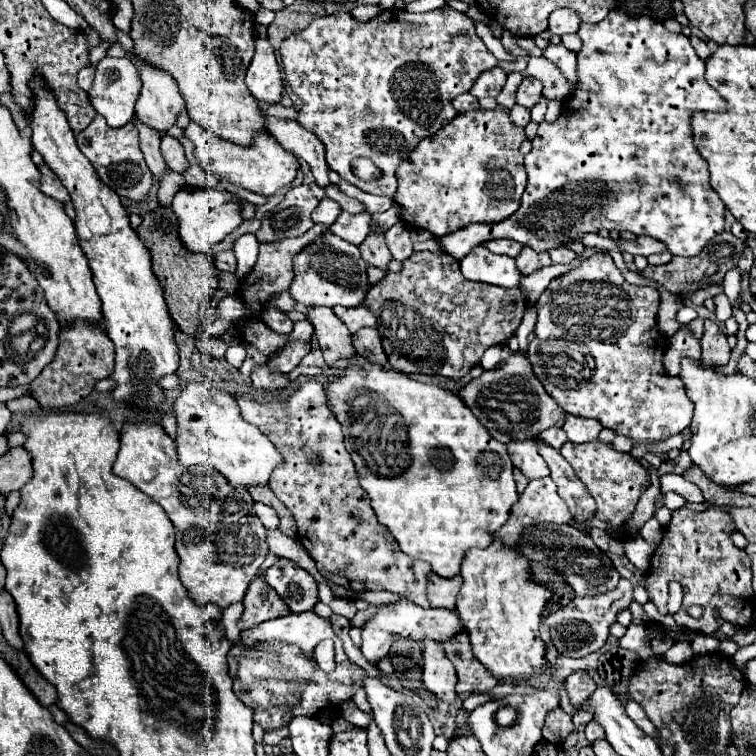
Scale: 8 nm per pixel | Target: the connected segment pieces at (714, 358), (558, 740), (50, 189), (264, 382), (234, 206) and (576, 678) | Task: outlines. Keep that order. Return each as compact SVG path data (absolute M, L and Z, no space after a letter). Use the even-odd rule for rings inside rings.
M705 320L705 330L701 338L701 348L703 348L703 362L705 364L715 364L723 366L731 358L731 348L727 344L727 336L721 332L719 324Z
M555 708L547 714L545 718L545 726L543 726L543 738L547 742L553 744L563 744L563 740L569 736L569 732L573 730L573 722L571 716L565 714L561 708Z
M39 166L41 170L41 190L47 194L47 196L53 196L55 200L67 204L71 202L71 196L69 196L69 190L61 184L61 180L57 180L57 174L49 168L49 166Z
M267 366L253 368L251 380L253 380L253 388L261 390L261 392L279 392L279 390L285 390L289 386L289 380L285 374L273 372Z
M181 188L171 204L173 212L179 220L179 236L185 242L185 246L191 252L211 252L213 244L221 242L231 230L235 230L243 218L241 218L241 202L235 194L227 190L205 190L205 188Z
M575 670L567 676L565 688L571 698L571 706L577 706L589 698L589 694L597 688L597 684L585 670Z

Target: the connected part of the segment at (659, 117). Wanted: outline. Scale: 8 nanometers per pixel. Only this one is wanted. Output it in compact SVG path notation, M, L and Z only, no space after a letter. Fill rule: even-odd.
M611 10L607 14L607 18L597 22L597 24L581 22L581 28L579 28L577 34L583 40L583 48L577 54L577 88L565 100L563 114L561 114L559 120L555 120L555 122L543 120L539 124L537 136L533 138L533 148L525 156L525 170L529 174L529 180L527 180L527 190L523 192L519 210L513 216L509 216L509 220L503 220L501 224L469 224L469 226L465 226L465 228L461 228L457 232L451 232L451 234L443 236L441 238L441 248L447 254L451 254L453 258L461 260L465 256L465 252L471 252L471 248L479 246L481 242L493 240L493 238L509 238L509 240L515 240L515 242L519 242L523 246L533 248L535 252L547 252L551 248L565 246L571 240L581 240L581 238L585 238L585 234L599 232L599 230L609 230L609 232L611 230L617 230L617 232L625 232L627 230L627 232L633 232L637 236L641 236L641 234L653 236L653 238L665 242L671 254L697 256L711 238L715 238L717 234L723 232L725 204L721 202L717 192L711 188L705 160L703 160L703 156L697 152L697 148L693 144L691 118L693 118L693 112L697 112L697 110L703 110L703 112L721 112L721 110L725 110L725 98L721 98L721 94L717 94L717 90L713 90L707 84L707 80L705 80L705 62L695 54L689 38L683 36L683 34L673 34L673 32L665 30L665 26L659 20L651 18L651 16L633 18L633 16L629 16L629 14L621 12L621 10ZM641 194L643 196L653 194L653 202L641 204L639 202Z

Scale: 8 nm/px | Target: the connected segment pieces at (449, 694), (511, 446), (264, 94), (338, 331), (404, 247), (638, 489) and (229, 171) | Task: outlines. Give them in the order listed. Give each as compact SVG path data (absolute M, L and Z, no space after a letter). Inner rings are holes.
M423 640L423 682L437 698L445 702L455 702L455 668L445 656L441 642Z
M511 440L507 444L507 452L515 468L519 468L529 480L549 476L549 466L539 456L535 440Z
M257 40L255 44L255 56L247 68L245 84L249 92L269 104L277 104L281 100L283 90L283 74L275 60L273 46L269 40Z
M309 308L307 312L309 322L315 328L315 340L323 350L325 364L331 370L331 362L349 362L357 356L353 344L351 344L351 332L337 320L333 310L329 308Z
M397 222L395 226L389 228L389 232L385 236L387 238L387 246L389 246L393 258L399 260L399 262L407 260L415 252L413 250L413 242L411 242L411 228L407 226L403 222Z
M591 440L591 442L585 442L585 444L565 442L561 446L559 454L573 466L577 478L585 484L587 492L597 502L595 518L607 522L609 528L617 536L623 536L625 524L629 522L641 494L649 486L647 470L637 460L633 460L629 454L615 450L609 442L599 442L599 440Z
M191 122L185 128L185 136L193 142L195 158L205 172L217 178L225 178L233 186L251 190L255 194L271 196L279 188L289 186L299 172L299 160L291 152L285 152L285 148L281 148L281 144L277 144L277 140L269 136L269 132L259 132L257 136L253 136L249 146L239 146L217 134L207 132L205 128L201 128L201 124Z

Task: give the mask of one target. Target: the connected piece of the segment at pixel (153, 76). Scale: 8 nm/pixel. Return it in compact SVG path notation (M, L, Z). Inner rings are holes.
M119 32L119 44L125 48L127 58L135 62L135 68L141 76L141 92L139 100L135 104L135 114L149 126L157 128L159 132L165 132L169 126L175 124L177 114L183 110L185 102L177 90L177 82L169 76L169 72L161 68L153 68L151 64L145 64L143 60L137 60L137 54L133 52L133 40Z

